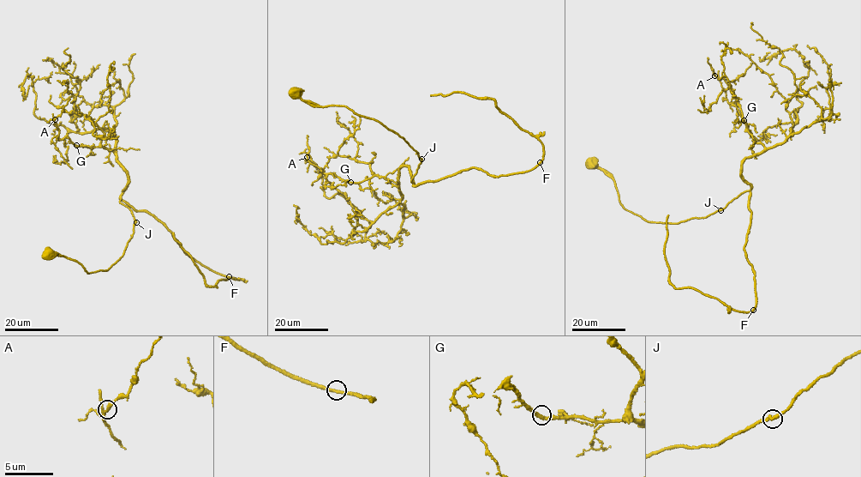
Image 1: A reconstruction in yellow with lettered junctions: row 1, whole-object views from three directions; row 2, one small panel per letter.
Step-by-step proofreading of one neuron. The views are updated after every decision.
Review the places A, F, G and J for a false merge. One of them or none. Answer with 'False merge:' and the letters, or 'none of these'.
False merge: none of these

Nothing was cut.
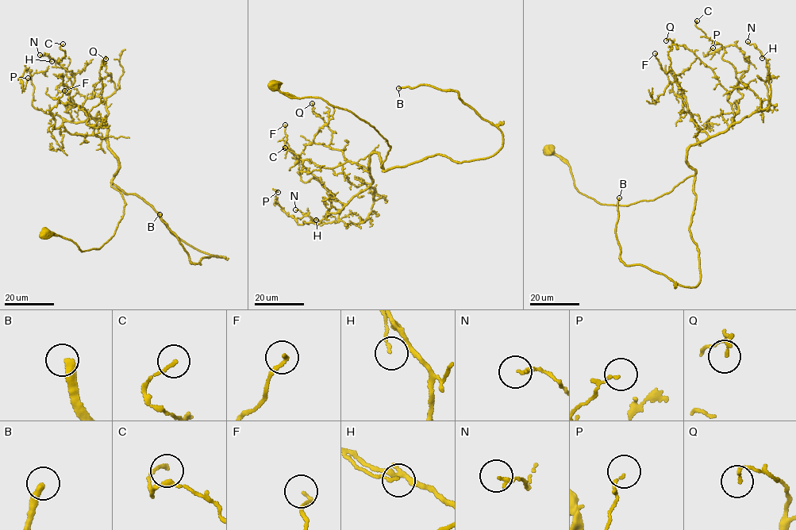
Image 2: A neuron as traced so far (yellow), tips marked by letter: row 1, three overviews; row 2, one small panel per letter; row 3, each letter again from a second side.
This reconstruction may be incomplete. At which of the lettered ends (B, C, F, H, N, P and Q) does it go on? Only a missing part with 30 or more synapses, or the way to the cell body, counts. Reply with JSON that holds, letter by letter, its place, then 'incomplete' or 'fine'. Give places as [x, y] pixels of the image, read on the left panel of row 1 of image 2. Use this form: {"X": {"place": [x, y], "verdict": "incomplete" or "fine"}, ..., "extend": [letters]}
{"B": {"place": [159, 214], "verdict": "incomplete"}, "C": {"place": [63, 44], "verdict": "fine"}, "F": {"place": [64, 90], "verdict": "fine"}, "H": {"place": [51, 61], "verdict": "fine"}, "N": {"place": [40, 55], "verdict": "fine"}, "P": {"place": [28, 78], "verdict": "fine"}, "Q": {"place": [105, 59], "verdict": "fine"}, "extend": ["B"]}

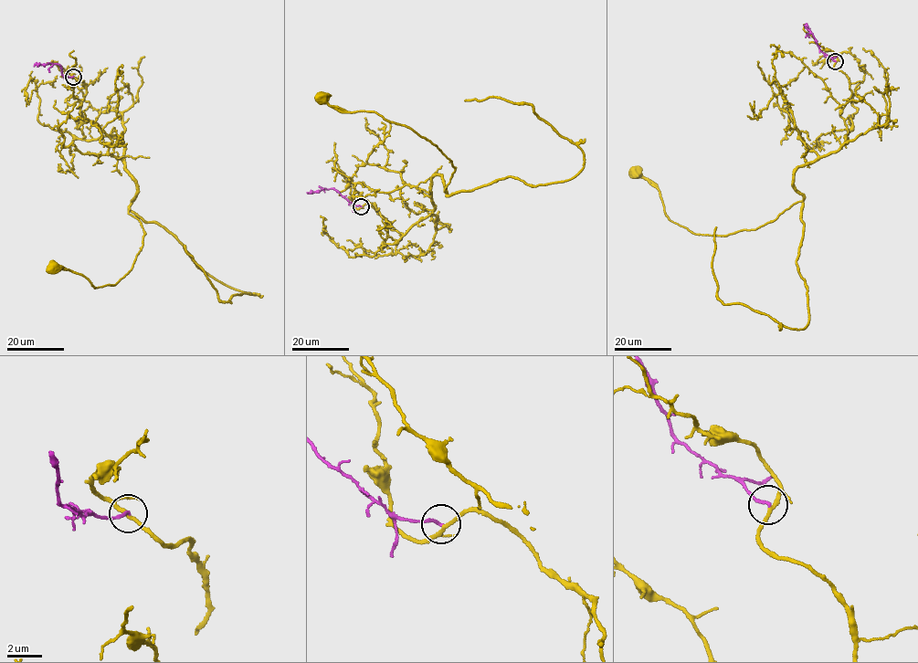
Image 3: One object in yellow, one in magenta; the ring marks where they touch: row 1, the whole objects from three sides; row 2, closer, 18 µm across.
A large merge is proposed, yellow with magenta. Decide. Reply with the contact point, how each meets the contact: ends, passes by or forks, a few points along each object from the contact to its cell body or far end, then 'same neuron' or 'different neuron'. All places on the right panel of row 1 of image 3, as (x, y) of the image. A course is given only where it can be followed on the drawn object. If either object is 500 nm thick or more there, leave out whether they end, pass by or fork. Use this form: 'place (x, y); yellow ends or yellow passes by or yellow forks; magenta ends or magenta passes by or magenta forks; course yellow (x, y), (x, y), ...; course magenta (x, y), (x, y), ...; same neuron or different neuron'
place (835, 61); yellow passes by; magenta ends; course yellow (835, 61), (852, 94), (840, 115), (846, 138), (798, 165), (803, 200), (773, 220), (693, 233), (637, 172); course magenta (835, 61), (819, 49), (813, 36), (804, 25); same neuron

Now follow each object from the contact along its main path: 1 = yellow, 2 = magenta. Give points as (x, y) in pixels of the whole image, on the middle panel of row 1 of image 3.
1: (361, 205), (404, 235), (434, 209), (430, 179), (442, 177), (447, 194), (455, 168), (404, 125), (321, 99)
2: (361, 205), (353, 205), (332, 188), (307, 193)

